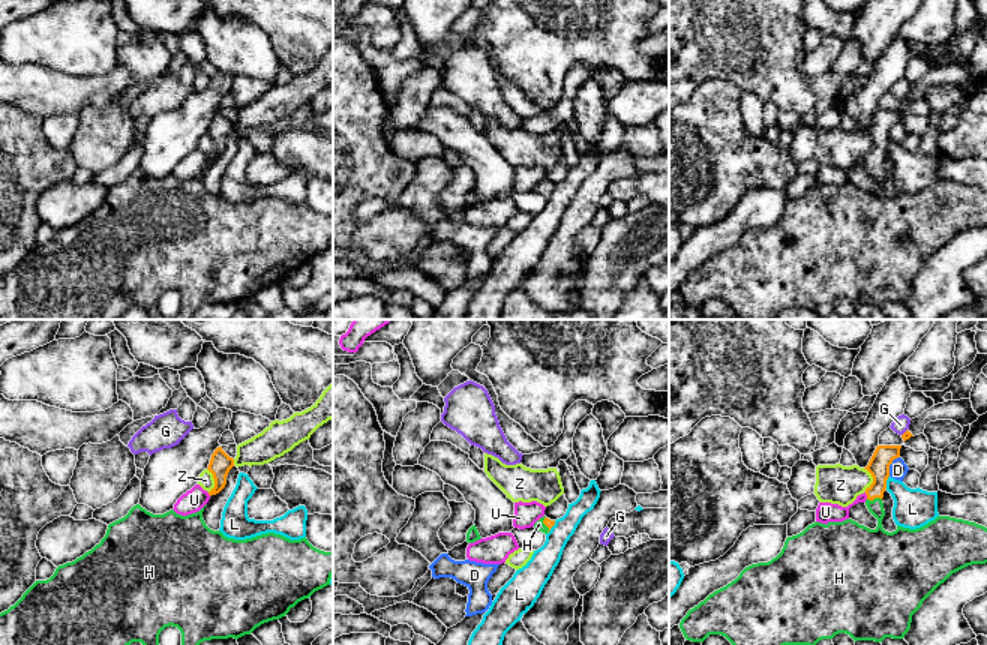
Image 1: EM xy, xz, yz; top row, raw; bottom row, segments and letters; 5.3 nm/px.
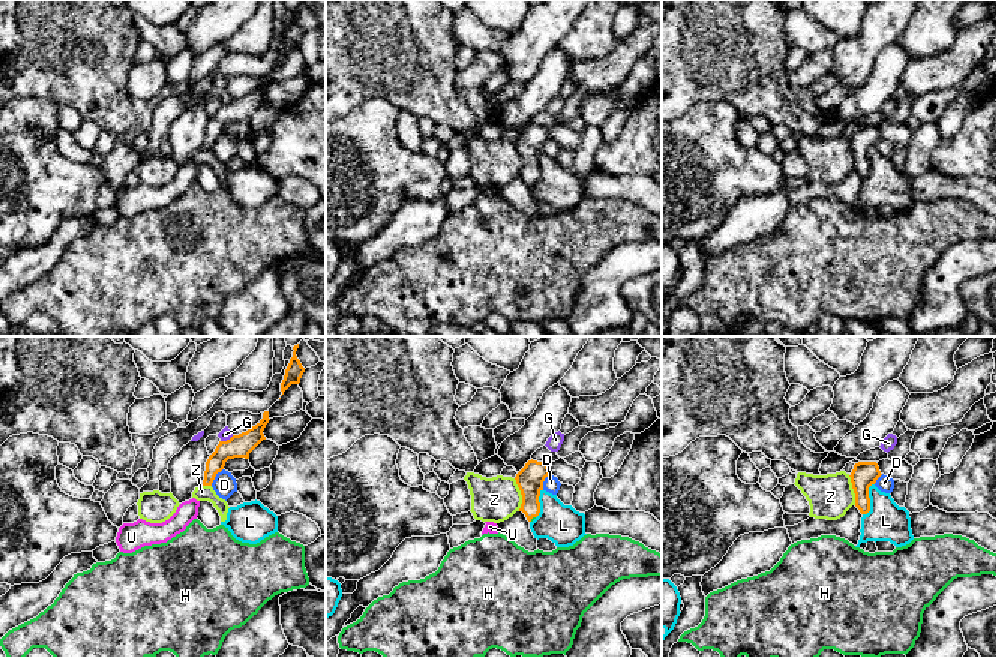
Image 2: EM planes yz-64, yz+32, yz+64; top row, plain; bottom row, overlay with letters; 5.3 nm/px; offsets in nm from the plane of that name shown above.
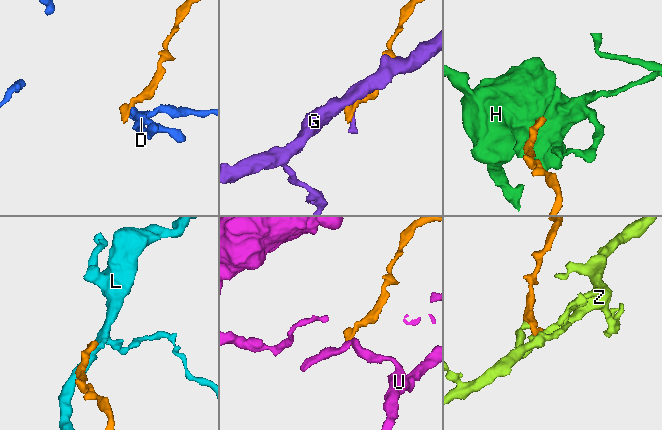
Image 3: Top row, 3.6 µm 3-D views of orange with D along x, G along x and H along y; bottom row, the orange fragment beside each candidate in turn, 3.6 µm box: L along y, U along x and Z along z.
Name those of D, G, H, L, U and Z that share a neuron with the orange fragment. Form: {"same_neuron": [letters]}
{"same_neuron": ["H"]}

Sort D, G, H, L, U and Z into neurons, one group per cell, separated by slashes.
D / G / H / L / U / Z

